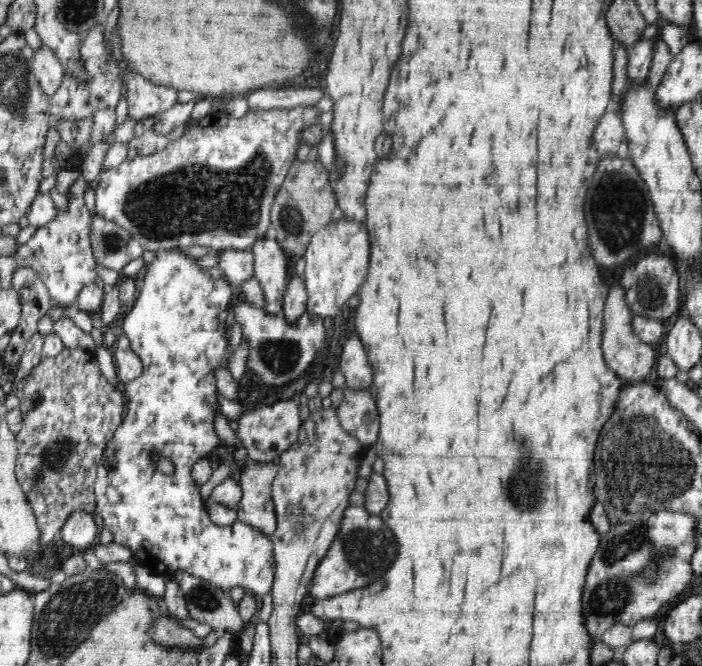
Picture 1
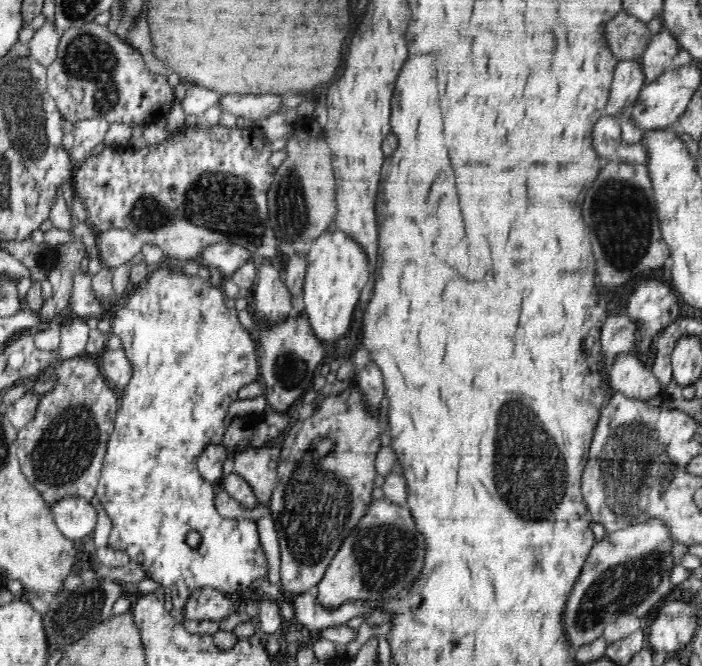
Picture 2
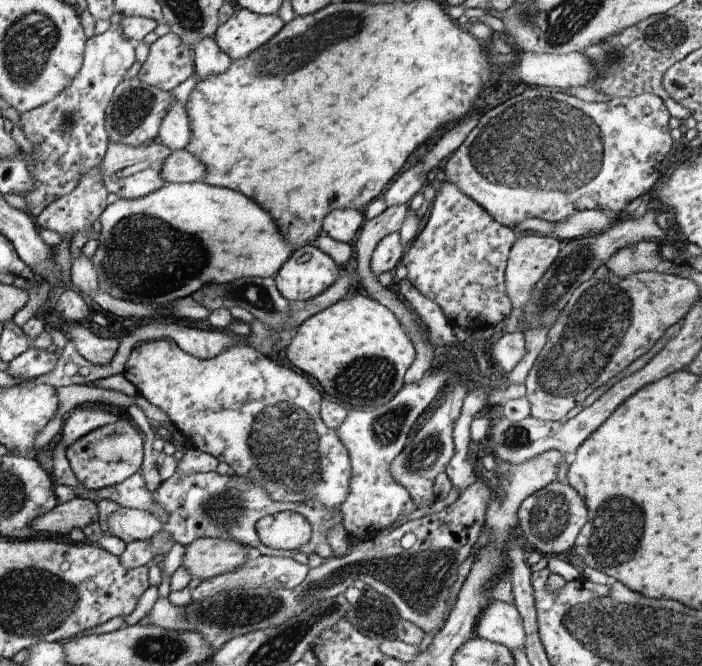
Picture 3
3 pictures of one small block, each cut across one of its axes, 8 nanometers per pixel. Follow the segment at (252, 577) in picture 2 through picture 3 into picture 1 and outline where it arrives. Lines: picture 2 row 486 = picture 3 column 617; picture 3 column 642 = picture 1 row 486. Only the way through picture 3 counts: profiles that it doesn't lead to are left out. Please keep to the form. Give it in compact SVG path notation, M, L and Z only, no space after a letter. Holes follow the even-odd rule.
M168 249L159 250L155 252L155 257L152 262L148 265L144 274L144 280L142 280L142 286L140 286L140 293L136 300L132 302L132 309L123 318L124 322L122 324L122 330L124 330L124 336L129 339L129 344L136 352L138 358L141 359L143 370L141 376L132 380L126 384L126 406L128 406L128 412L126 412L126 418L120 426L117 427L111 439L109 439L108 444L104 448L102 458L99 460L97 468L97 478L94 486L94 494L96 506L94 510L94 515L99 519L102 530L114 533L113 542L122 544L126 548L129 548L134 556L134 560L140 565L148 569L152 574L160 575L164 577L172 576L176 572L186 572L190 573L193 577L198 577L204 579L205 581L210 581L214 586L221 588L222 590L230 590L234 587L244 588L246 591L254 592L257 598L266 596L268 592L271 592L273 587L273 580L275 574L275 556L273 551L273 542L271 537L265 535L248 523L236 521L230 526L220 526L218 528L217 524L214 524L207 513L207 506L202 504L200 500L200 492L196 490L194 486L195 480L191 478L192 476L192 466L195 462L202 459L202 456L206 456L210 450L214 450L222 440L218 440L216 436L216 430L214 430L214 416L216 412L222 412L216 399L216 379L214 379L214 372L218 368L227 368L229 359L232 353L229 353L229 336L228 334L228 322L220 322L220 312L228 309L228 304L230 301L235 299L238 294L230 284L225 280L216 280L210 275L208 269L198 264L198 261L192 257L184 255L178 249ZM150 454L164 454L166 458L174 460L174 466L176 466L176 472L172 476L164 476L160 474L152 462L150 462Z

